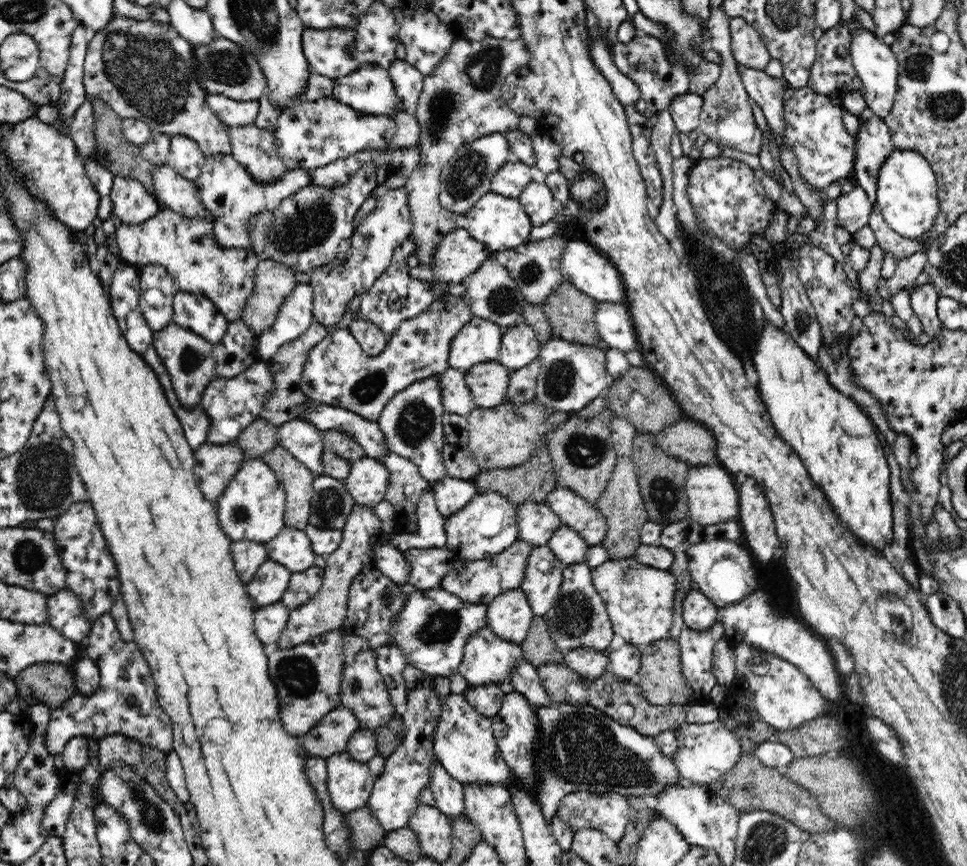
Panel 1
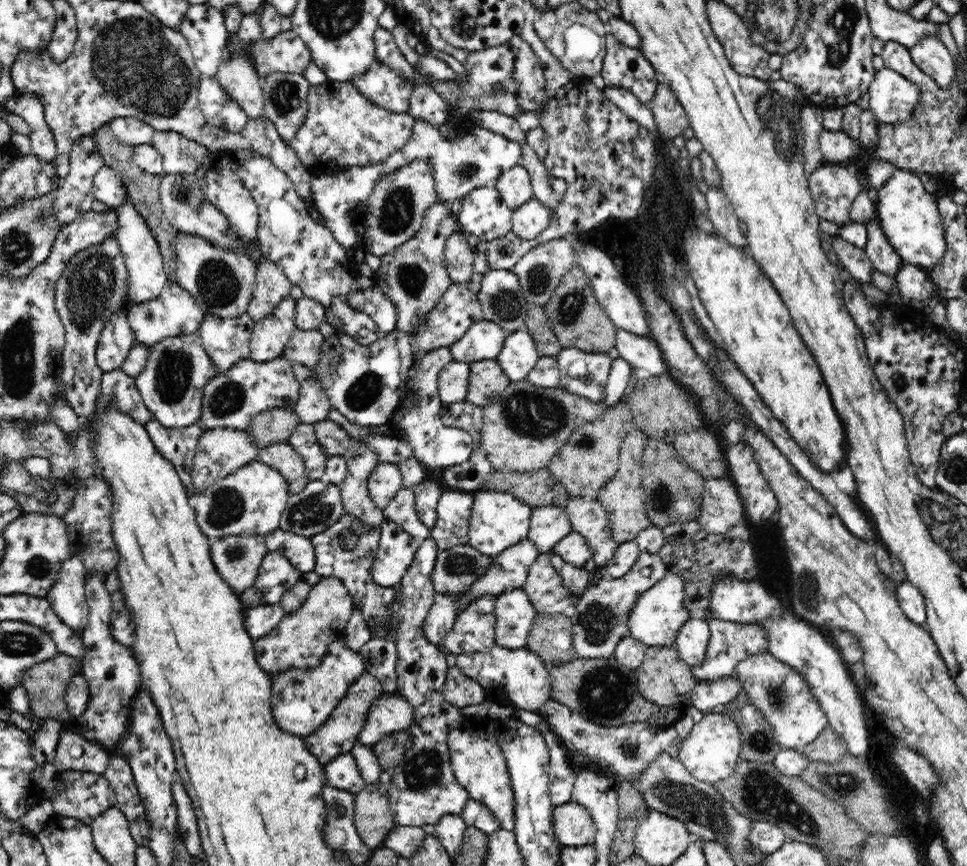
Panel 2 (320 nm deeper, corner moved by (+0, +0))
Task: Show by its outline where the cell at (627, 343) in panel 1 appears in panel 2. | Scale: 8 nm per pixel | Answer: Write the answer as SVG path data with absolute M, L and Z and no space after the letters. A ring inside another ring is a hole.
M618 329L615 334L615 348L620 357L633 368L644 368L652 376L668 374L668 366L662 351L653 338L643 338Z

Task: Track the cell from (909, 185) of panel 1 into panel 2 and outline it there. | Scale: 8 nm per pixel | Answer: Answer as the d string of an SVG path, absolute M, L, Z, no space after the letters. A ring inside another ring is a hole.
M896 169L890 180L879 188L877 216L888 242L903 262L928 273L943 260L947 247L945 228L933 194L928 193L914 172Z

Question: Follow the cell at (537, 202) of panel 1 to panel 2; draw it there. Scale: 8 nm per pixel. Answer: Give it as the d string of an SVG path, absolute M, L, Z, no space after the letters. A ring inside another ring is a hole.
M533 198L513 210L511 231L522 240L535 239L548 228L552 215L552 208Z

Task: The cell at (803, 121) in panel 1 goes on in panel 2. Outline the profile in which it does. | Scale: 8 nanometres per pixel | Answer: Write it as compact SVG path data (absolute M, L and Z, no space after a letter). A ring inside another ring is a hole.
M822 129L819 145L827 163L845 164L857 152L860 142L850 138L844 131Z

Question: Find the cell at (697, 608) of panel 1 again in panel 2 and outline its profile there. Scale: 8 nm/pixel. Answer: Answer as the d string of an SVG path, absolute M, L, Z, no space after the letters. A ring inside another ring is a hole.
M692 616L678 631L674 648L690 669L696 669L705 661L709 638L709 623L702 617Z

